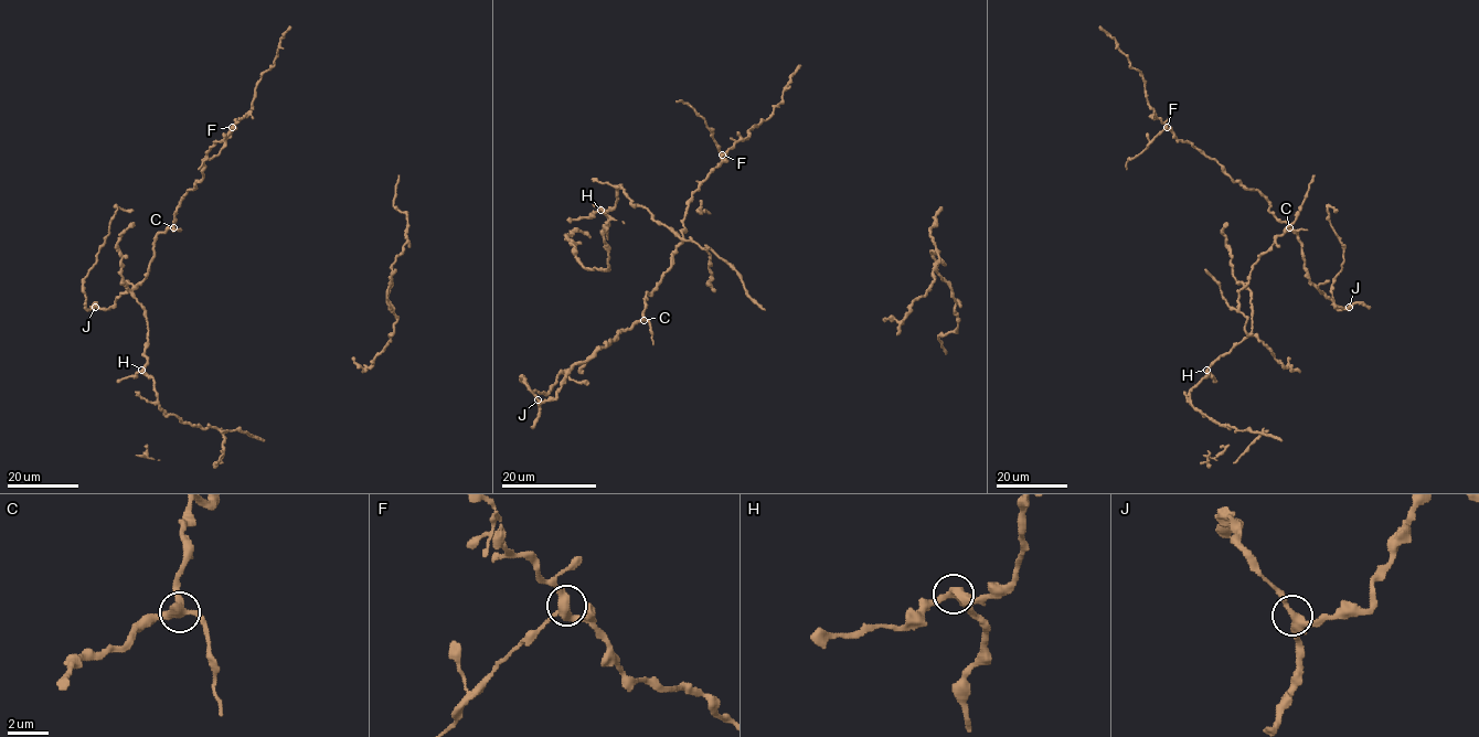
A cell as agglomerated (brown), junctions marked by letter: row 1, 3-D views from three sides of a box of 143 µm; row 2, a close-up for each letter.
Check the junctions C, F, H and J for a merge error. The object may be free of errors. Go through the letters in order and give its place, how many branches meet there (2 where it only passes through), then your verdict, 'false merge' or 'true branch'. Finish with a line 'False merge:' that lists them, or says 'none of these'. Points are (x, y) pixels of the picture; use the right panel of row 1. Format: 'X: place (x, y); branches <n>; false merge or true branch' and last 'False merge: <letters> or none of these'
C: place (1289, 227); branches 3; true branch
F: place (1167, 127); branches 3; false merge
H: place (1206, 370); branches 3; true branch
J: place (1349, 307); branches 3; true branch
False merge: F

